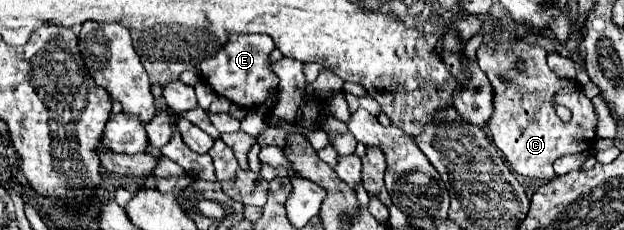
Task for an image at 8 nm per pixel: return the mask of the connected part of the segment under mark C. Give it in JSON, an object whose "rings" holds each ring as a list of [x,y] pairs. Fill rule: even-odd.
{"rings":[[[488,41],[478,49],[478,65],[486,71],[492,87],[494,87],[494,113],[490,123],[490,139],[492,143],[504,153],[512,171],[522,175],[524,179],[554,179],[552,163],[568,153],[580,153],[594,147],[594,127],[596,127],[596,113],[590,99],[582,93],[582,87],[576,81],[560,79],[552,73],[546,65],[546,49],[540,45],[530,45],[528,41],[512,41],[512,43],[494,43]],[[524,61],[524,71],[516,71],[512,63]],[[556,105],[564,105],[572,111],[570,121],[562,121],[556,115]]]}

